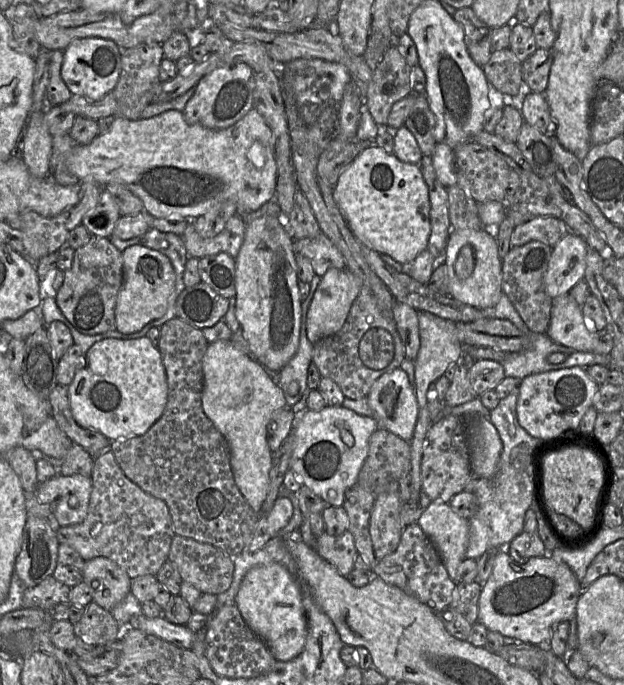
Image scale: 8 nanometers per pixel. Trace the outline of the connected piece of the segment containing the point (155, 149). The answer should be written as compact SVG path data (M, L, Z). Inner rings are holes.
M254 107L234 125L221 130L208 129L200 124L189 124L185 120L184 113L178 110L167 110L158 116L147 119L130 120L124 117L115 117L112 126L106 133L97 135L89 144L75 146L66 160L66 165L72 173L77 175L80 181L97 182L102 186L110 182L125 185L133 194L140 198L144 204L144 210L155 218L182 217L193 221L224 201L235 202L239 207L238 213L253 212L268 201L273 200L276 192L275 138L263 116Z

